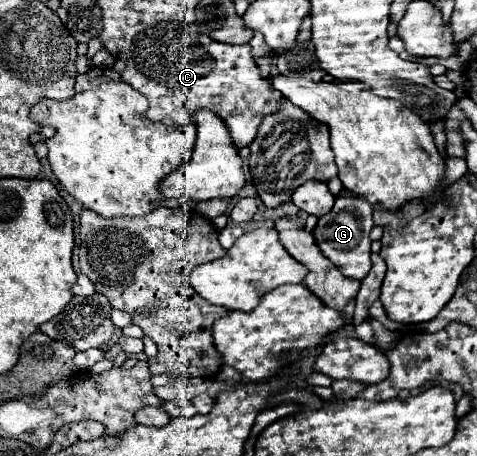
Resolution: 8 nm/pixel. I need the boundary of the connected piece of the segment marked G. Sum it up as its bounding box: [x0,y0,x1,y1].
[313,197,373,281]

